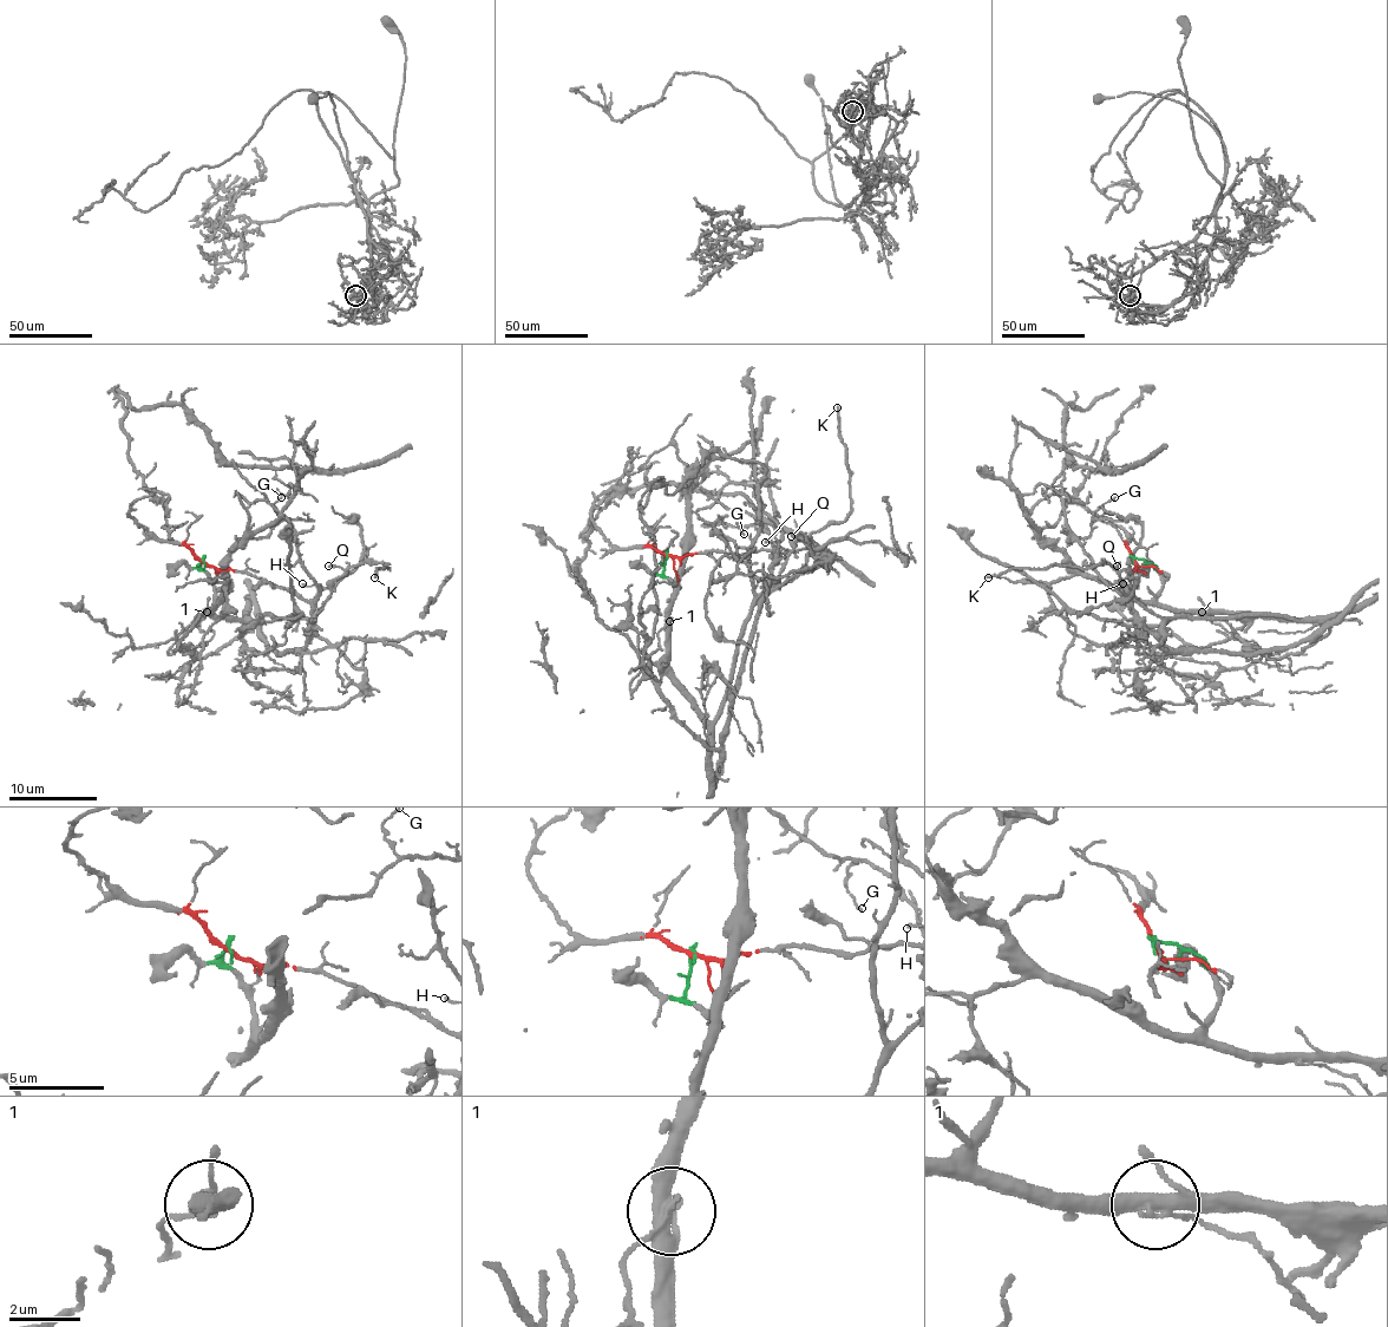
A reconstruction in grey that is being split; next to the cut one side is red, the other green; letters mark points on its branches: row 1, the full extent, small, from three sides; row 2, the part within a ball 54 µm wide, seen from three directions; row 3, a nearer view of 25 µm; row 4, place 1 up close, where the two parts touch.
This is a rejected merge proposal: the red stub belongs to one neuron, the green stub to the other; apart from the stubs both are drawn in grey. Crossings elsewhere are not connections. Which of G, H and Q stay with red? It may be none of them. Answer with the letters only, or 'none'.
H

